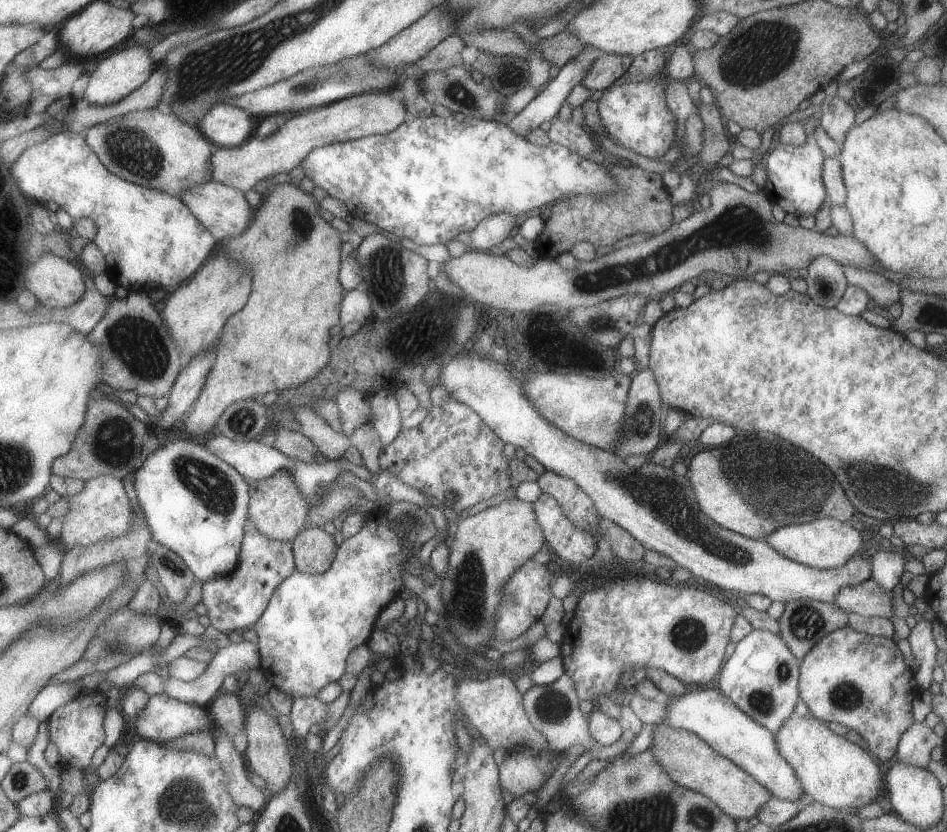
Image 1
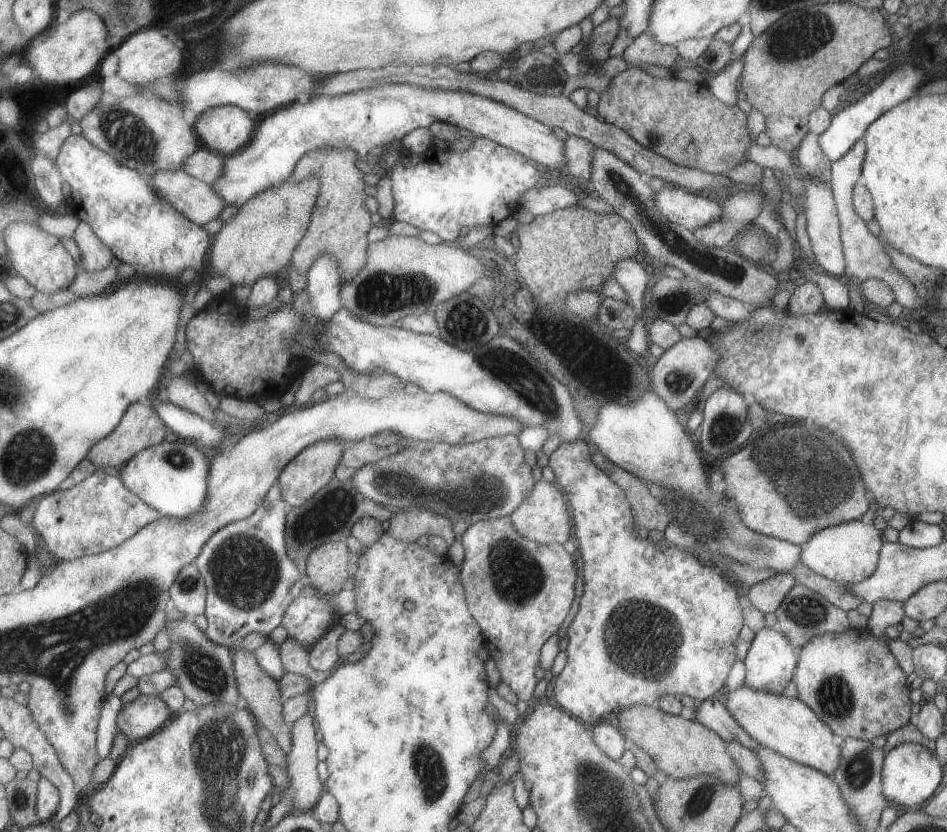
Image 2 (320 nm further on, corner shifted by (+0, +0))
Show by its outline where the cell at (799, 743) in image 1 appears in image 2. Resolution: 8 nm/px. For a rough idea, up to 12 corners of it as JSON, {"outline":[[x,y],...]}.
{"outline":[[729,690],[759,745],[826,775],[840,750],[798,697]]}

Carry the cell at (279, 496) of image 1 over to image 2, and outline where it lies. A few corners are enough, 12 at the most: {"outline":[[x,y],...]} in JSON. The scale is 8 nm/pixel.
{"outline":[[323,439],[300,450],[278,476],[288,508],[334,477],[348,444]]}

